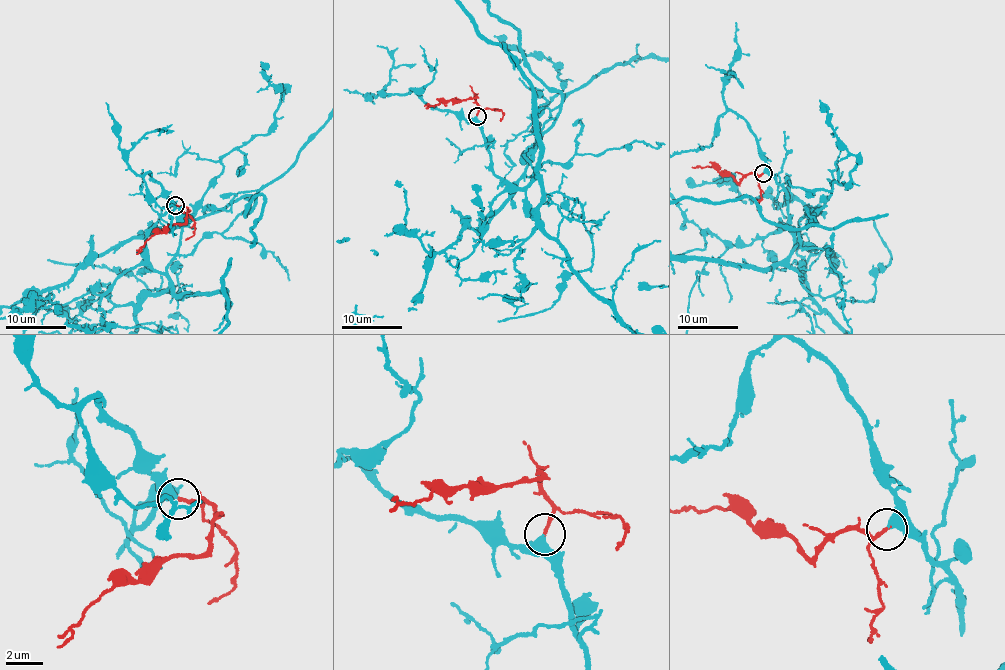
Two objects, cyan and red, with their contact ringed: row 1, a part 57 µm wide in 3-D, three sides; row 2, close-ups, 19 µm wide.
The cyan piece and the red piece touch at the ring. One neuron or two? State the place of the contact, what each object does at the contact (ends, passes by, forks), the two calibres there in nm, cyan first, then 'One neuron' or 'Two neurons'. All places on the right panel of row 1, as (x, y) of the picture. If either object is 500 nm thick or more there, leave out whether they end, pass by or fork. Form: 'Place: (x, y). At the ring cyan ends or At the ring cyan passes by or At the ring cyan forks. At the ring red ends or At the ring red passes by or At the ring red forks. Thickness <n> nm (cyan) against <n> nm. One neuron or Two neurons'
Place: (763, 173). At the ring cyan ends. At the ring red ends. Thickness 420 nm (cyan) against 170 nm. One neuron

